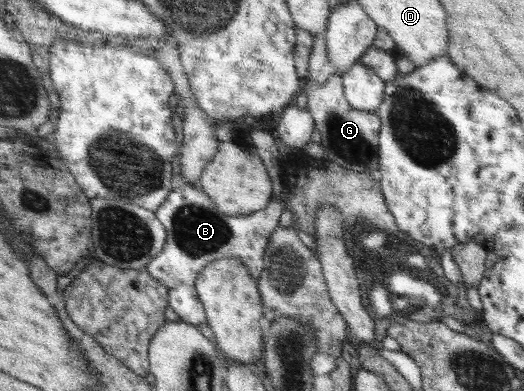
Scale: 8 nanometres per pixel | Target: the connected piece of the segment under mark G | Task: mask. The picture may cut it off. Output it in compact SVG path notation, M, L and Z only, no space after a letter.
M336 72L322 85L306 82L307 109L321 134L320 144L326 158L344 170L369 174L378 170L378 136L380 118L374 111L362 111L350 107L344 97L342 78Z

